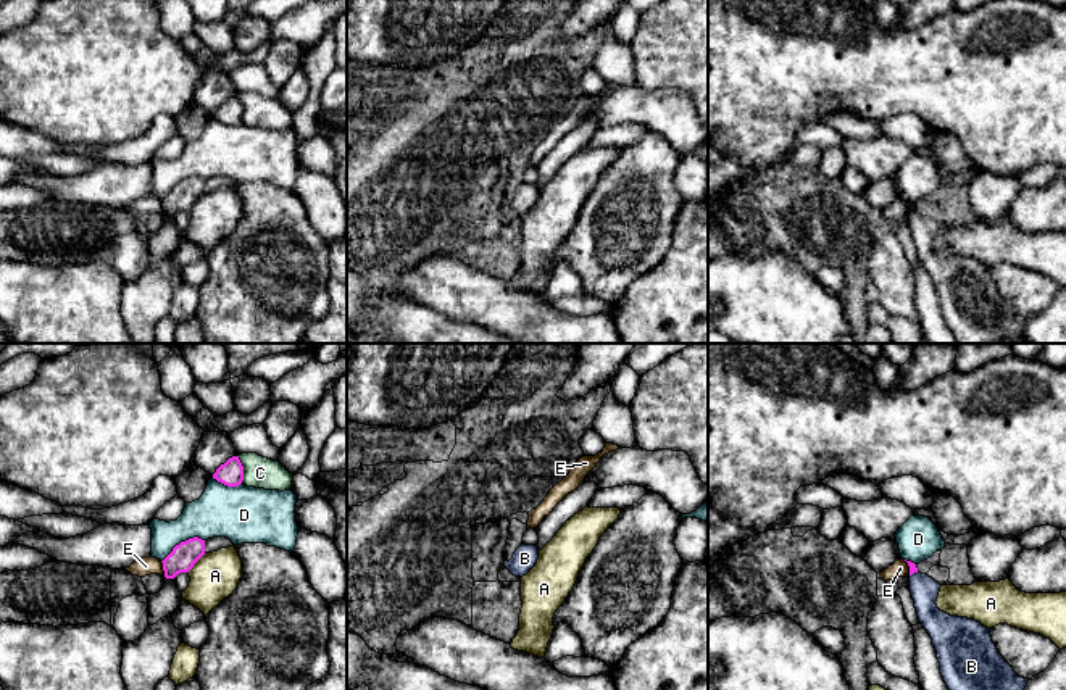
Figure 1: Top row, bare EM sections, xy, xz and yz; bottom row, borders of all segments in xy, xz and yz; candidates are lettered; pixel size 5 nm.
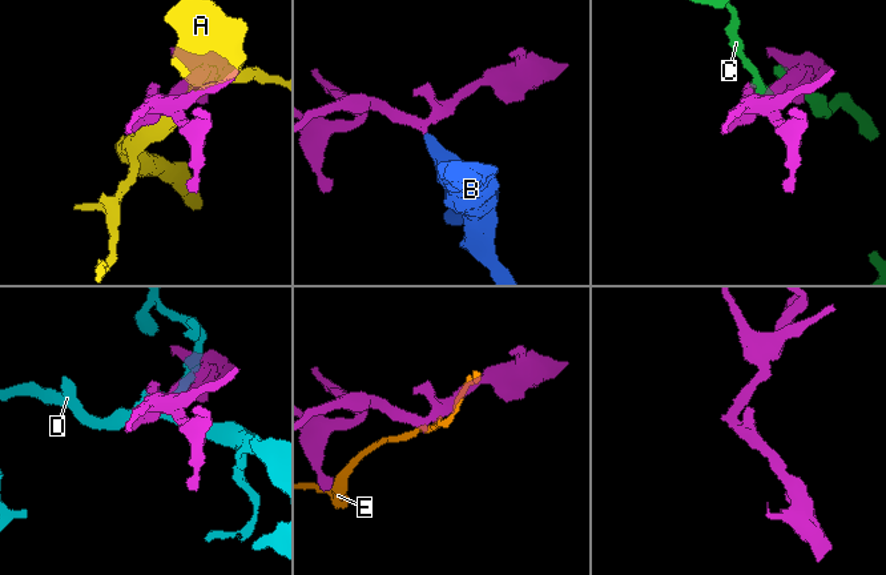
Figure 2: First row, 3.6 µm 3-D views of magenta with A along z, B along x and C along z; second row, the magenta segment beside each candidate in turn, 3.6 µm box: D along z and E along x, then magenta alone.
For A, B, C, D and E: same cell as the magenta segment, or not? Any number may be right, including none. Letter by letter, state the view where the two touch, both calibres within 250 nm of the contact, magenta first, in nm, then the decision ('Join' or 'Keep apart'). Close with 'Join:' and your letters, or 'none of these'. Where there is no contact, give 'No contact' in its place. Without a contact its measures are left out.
A: Touches magenta in xy. Thickness 130 nm (magenta) against 240 nm. Keep apart
B: Touches magenta in yz. Thickness 40 nm (magenta) against 140 nm. Join
C: Touches magenta in xy. Thickness 120 nm (magenta) against 160 nm. Keep apart
D: Touches magenta in xy. Thickness 130 nm (magenta) against 240 nm. Keep apart
E: Touches magenta in xy. Thickness 130 nm (magenta) against 90 nm. Keep apart
Join: B

